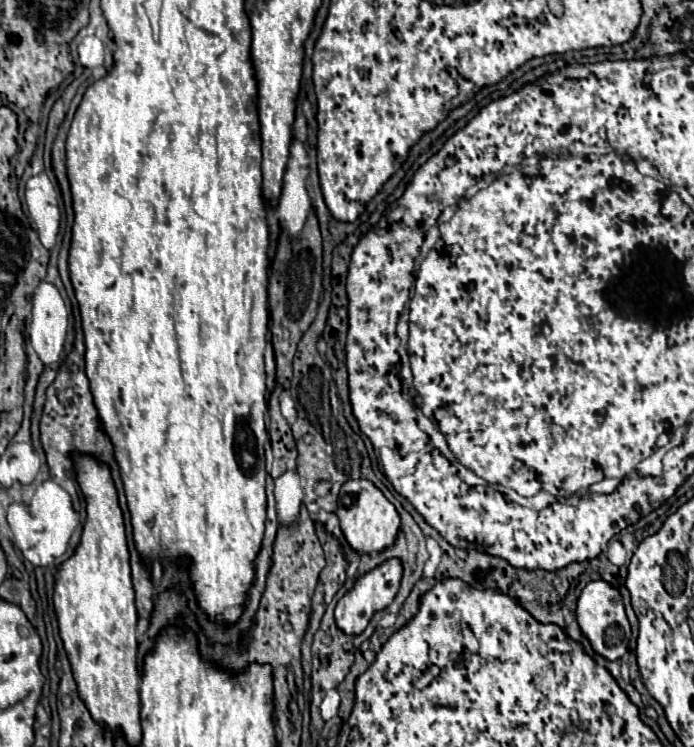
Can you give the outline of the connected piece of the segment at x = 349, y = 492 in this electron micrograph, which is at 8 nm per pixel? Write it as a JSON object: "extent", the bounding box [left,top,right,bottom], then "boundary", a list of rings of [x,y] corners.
{"extent":[336,479,400,553],"boundary":[[[348,479],[344,487],[340,487],[338,509],[336,515],[340,519],[340,527],[352,549],[374,553],[390,547],[400,529],[400,515],[396,507],[384,497],[384,493],[368,479]]]}

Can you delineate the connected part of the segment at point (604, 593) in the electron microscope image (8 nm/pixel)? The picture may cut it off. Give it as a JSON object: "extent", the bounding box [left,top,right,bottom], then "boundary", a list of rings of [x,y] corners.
{"extent":[576,581,630,661],"boundary":[[[590,581],[580,597],[578,597],[578,609],[576,609],[576,617],[578,617],[578,625],[582,629],[582,633],[588,637],[590,645],[594,647],[596,653],[600,653],[602,657],[616,661],[620,659],[626,649],[628,649],[628,641],[630,641],[630,623],[624,611],[624,601],[622,595],[616,587],[612,587],[608,581]]]}

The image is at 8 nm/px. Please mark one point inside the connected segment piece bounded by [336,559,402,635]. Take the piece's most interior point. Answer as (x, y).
(373, 591)

